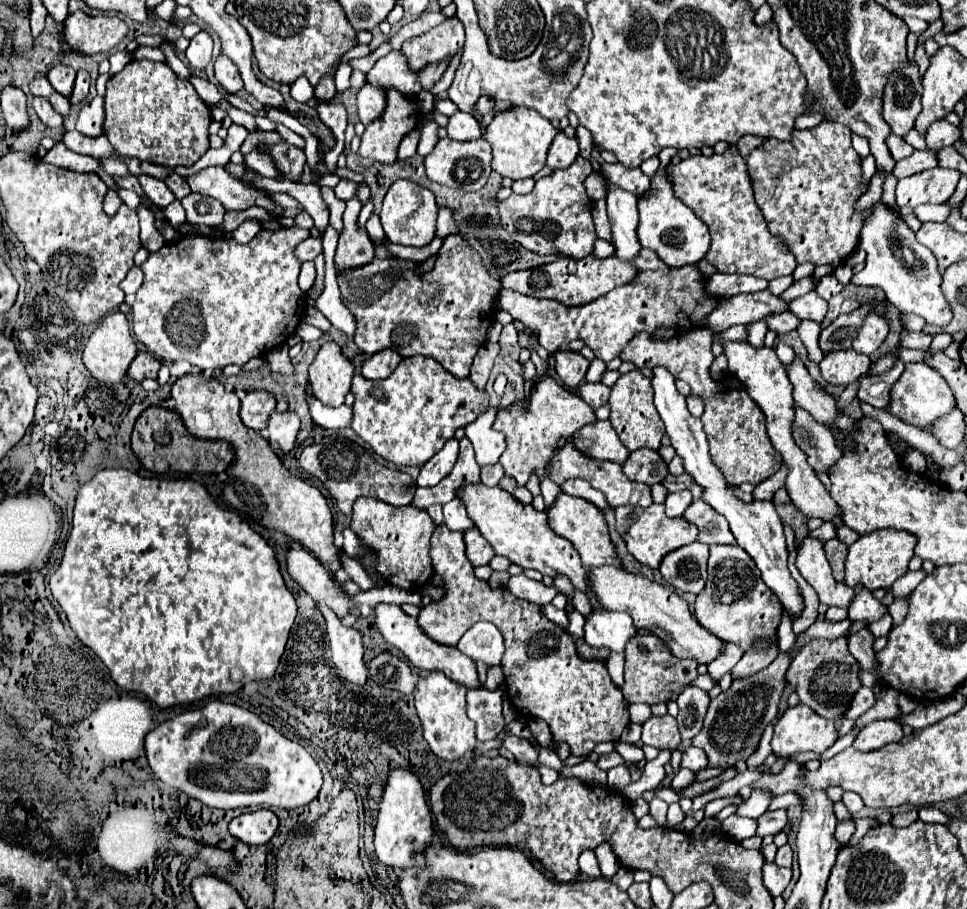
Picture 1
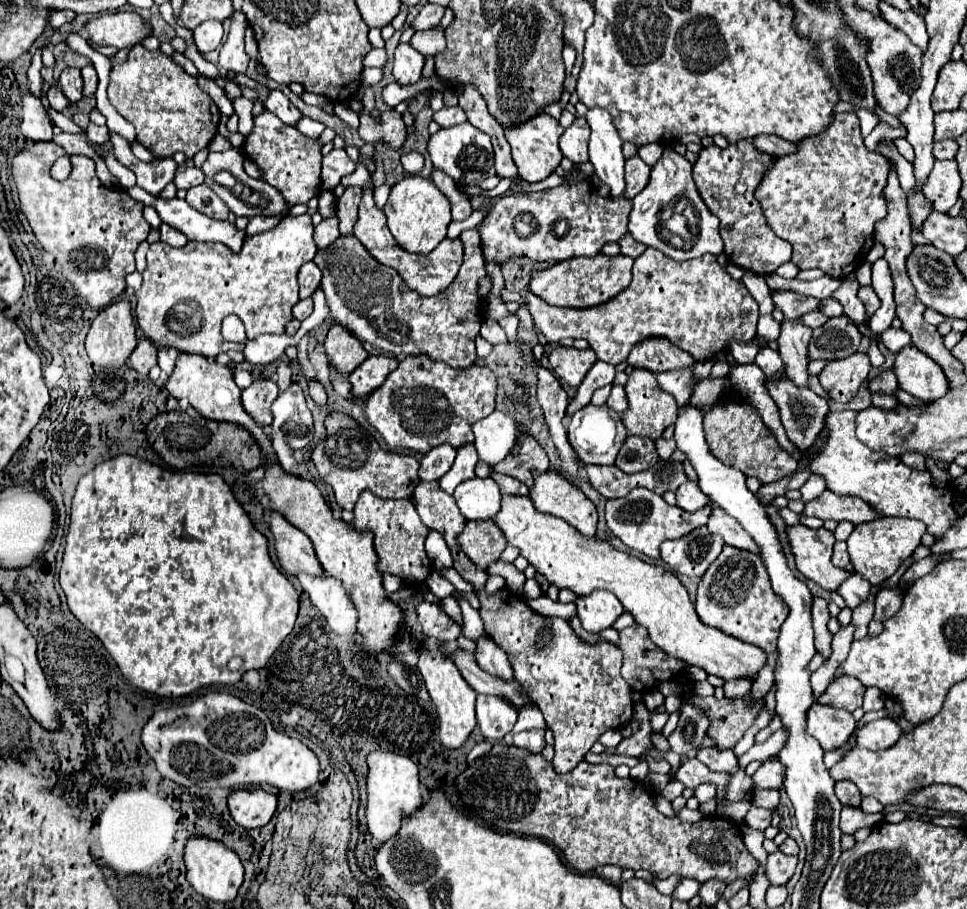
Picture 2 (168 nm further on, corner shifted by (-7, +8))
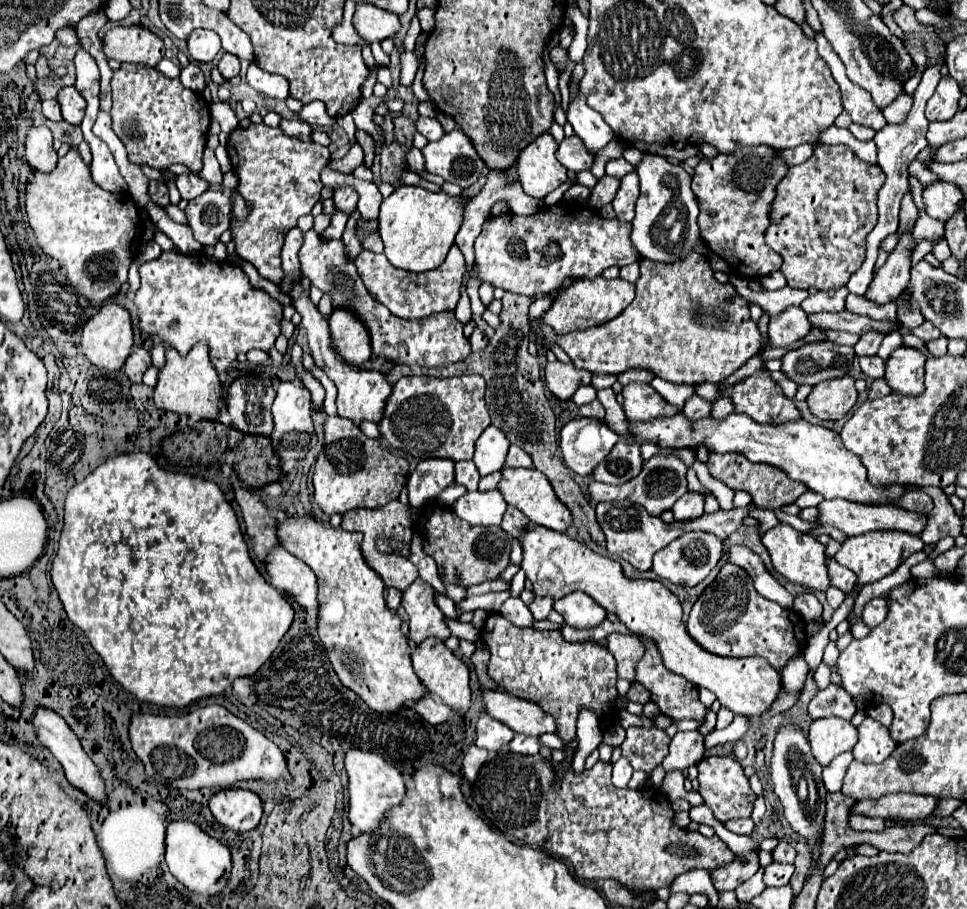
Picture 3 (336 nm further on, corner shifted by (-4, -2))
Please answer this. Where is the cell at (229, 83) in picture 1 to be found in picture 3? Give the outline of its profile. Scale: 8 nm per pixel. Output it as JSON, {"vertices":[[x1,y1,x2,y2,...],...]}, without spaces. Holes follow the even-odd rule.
{"vertices":[[225,53,221,59,219,59,219,63,217,63,217,67,219,67,219,71,221,71,221,75,229,81,231,77,235,77,235,75,239,75,239,71,241,71,241,65,239,65,239,59,233,55,233,53]]}

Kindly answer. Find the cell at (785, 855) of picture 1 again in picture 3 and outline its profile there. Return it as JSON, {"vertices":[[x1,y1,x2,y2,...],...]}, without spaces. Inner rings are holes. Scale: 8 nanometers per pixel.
{"vertices":[[779,841,779,845,773,849,773,859,781,863,793,863,795,861,795,849,787,841]]}

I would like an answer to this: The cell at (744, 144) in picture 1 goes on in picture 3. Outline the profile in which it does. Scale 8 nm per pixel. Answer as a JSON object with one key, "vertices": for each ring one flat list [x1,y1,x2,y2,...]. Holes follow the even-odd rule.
{"vertices":[[799,145,795,149,787,149,787,151,779,151,779,157,791,167,791,165,799,165,803,161,807,161,813,153,811,145]]}

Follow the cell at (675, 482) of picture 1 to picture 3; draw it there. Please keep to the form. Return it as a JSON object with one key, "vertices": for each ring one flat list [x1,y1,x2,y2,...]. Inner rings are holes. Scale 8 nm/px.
{"vertices":[[653,455,649,461,645,461,643,471,635,479,631,479,623,485,607,485,607,483,599,483,599,481,591,481,589,483,589,495,591,495,591,501,595,501,595,503,629,499,631,503,643,505,651,515,661,515,661,511,671,509,673,503,683,493,687,493,685,471,687,471,687,467,681,459,671,457,671,455]]}

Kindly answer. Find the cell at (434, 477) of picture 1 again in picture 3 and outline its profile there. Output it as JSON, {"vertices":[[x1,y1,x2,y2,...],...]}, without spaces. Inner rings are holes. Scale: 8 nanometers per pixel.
{"vertices":[[423,459,407,481,411,507,423,507,427,501,437,499,437,495,453,481,451,459]]}

